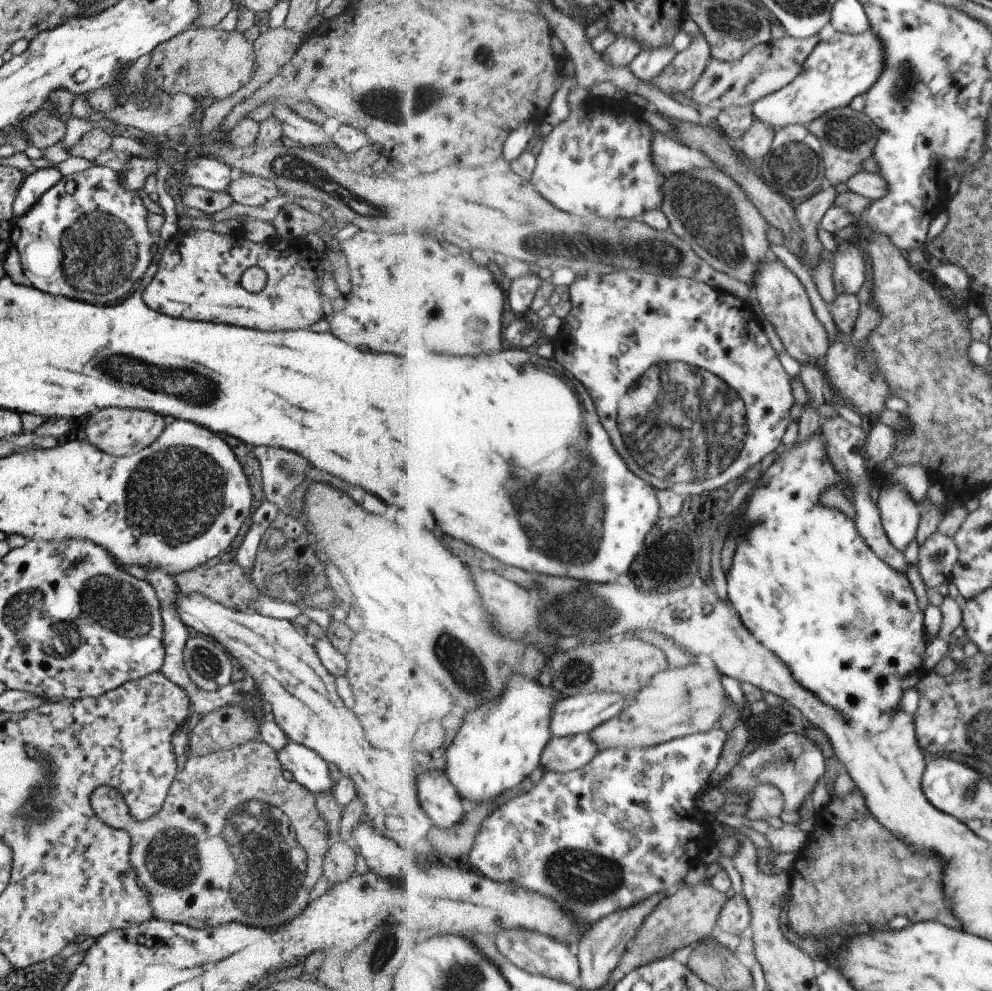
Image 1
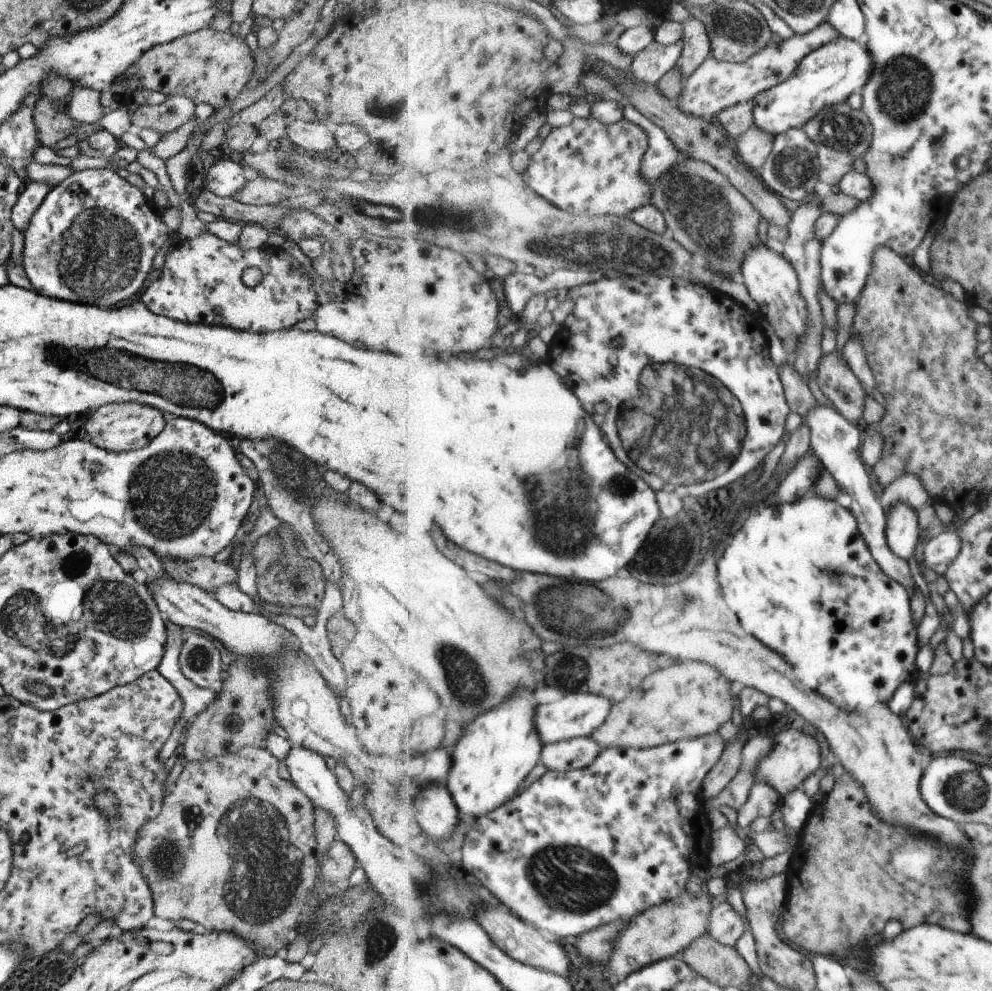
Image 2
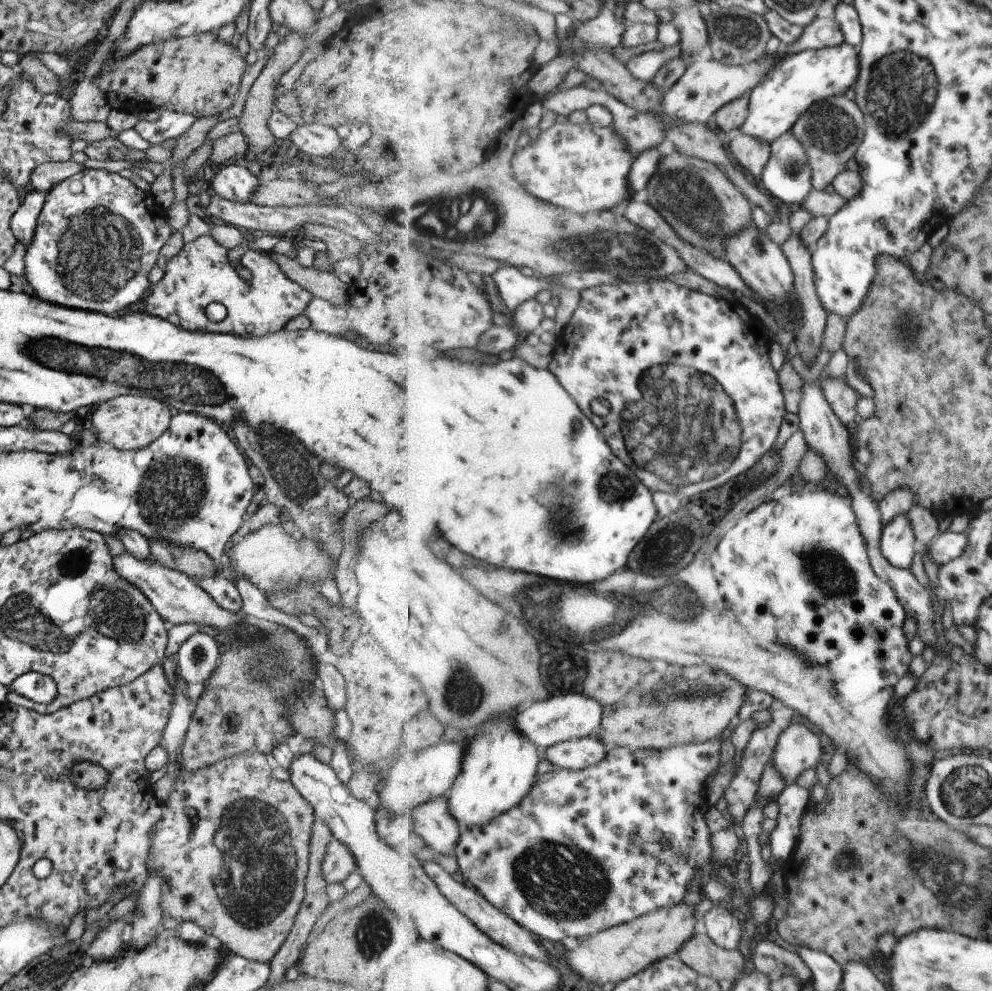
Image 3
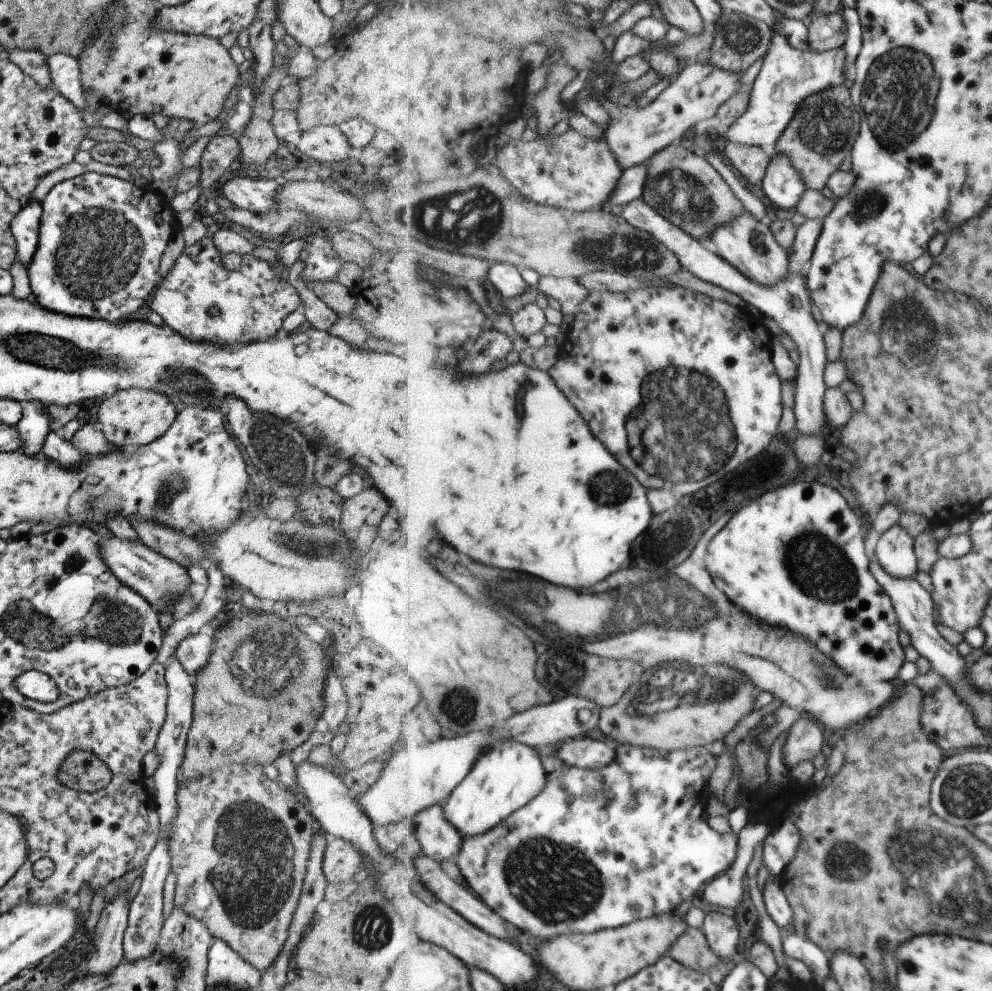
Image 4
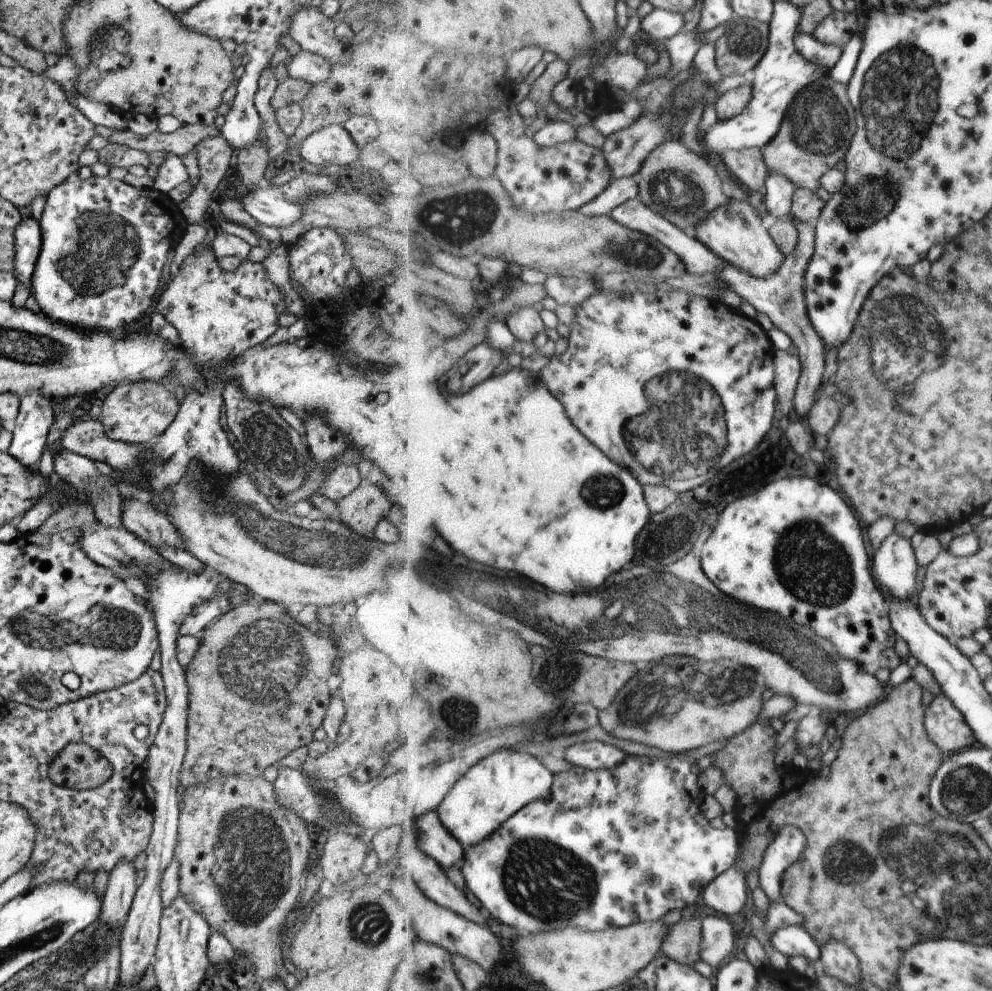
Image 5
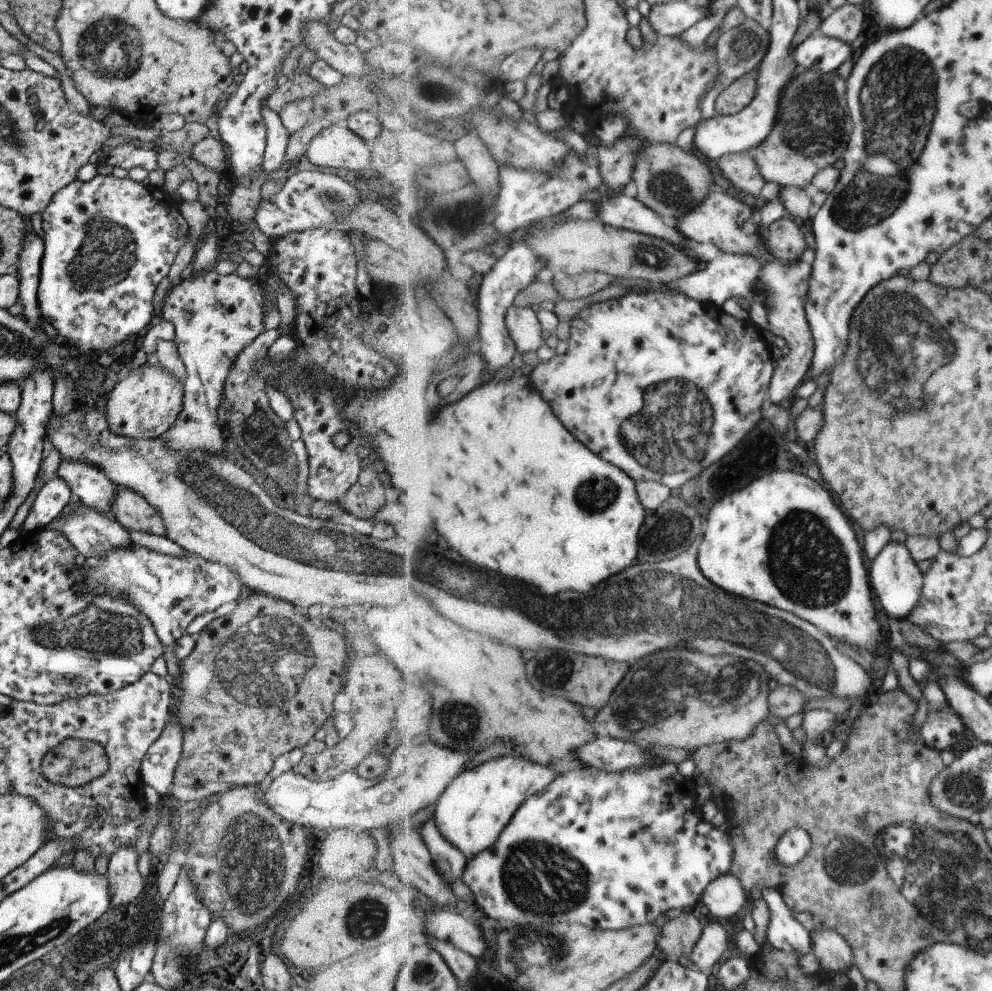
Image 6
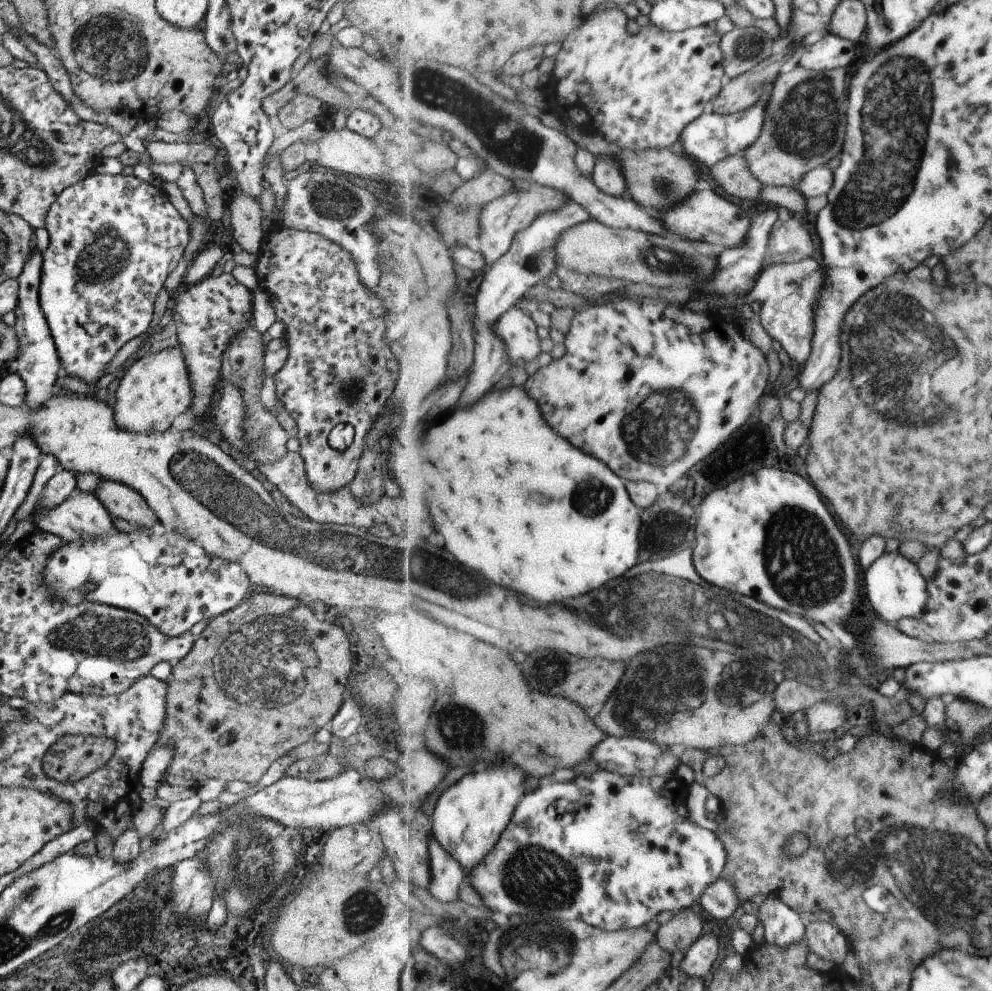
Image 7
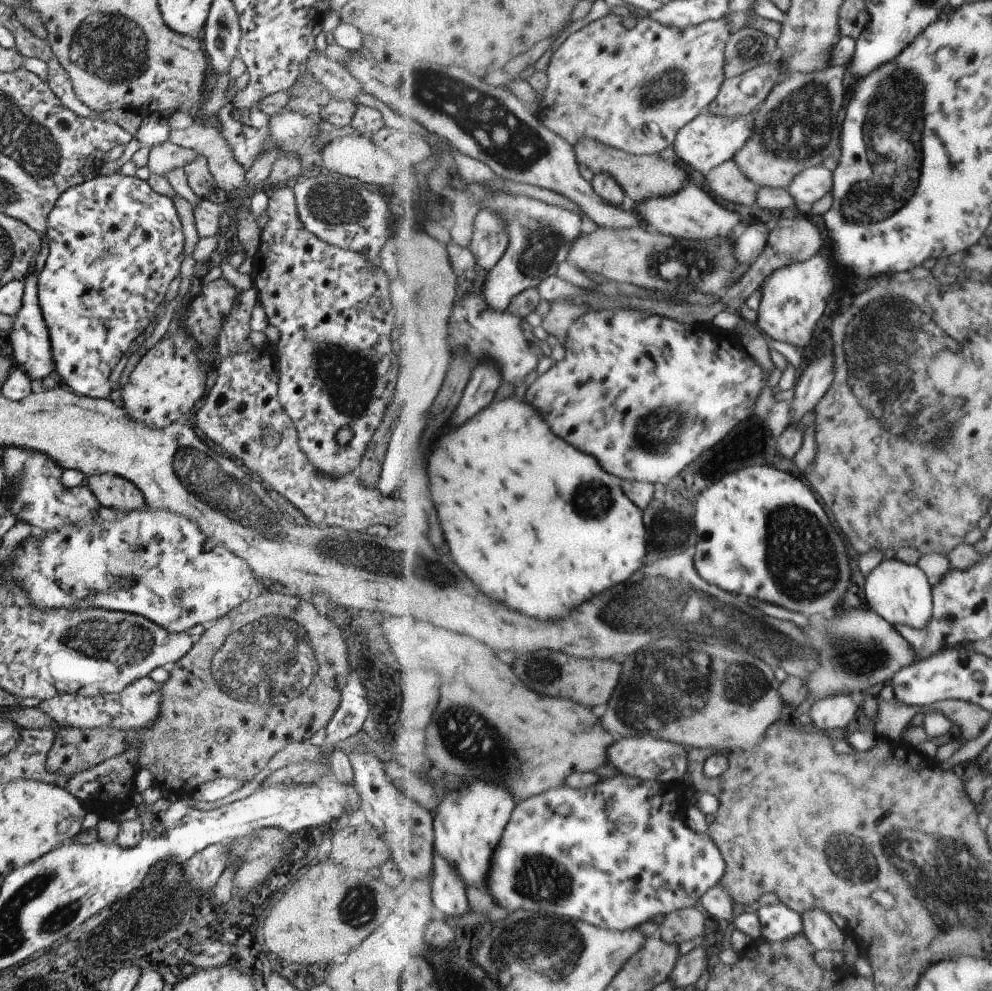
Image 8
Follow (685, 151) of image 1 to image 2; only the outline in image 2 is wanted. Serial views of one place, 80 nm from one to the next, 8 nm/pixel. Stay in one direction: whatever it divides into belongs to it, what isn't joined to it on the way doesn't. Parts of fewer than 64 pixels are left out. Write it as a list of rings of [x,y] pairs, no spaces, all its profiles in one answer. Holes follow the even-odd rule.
[[[627,102],[624,106],[624,116],[634,123],[640,124],[650,136],[650,147],[642,164],[642,173],[655,184],[659,177],[674,170],[689,156],[684,153],[670,138],[664,128],[649,120],[639,109]]]

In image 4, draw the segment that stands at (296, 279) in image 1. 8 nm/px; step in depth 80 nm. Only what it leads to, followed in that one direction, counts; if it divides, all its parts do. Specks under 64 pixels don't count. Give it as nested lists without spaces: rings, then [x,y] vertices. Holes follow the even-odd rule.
[[[203,237],[195,244],[185,247],[177,257],[160,284],[155,286],[147,300],[150,310],[154,310],[171,330],[190,341],[200,343],[250,343],[272,337],[282,326],[282,320],[293,311],[302,308],[299,293],[286,279],[278,277],[276,270],[259,260],[253,253],[241,255],[239,270],[230,271],[221,263],[221,253],[212,245],[212,239]],[[217,306],[218,316],[209,316],[209,308]]]

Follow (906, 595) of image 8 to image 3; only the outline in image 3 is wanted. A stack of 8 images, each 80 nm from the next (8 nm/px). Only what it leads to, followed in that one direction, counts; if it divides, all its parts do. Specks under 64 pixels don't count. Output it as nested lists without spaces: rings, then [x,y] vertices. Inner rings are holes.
[[[906,513],[898,515],[892,523],[885,526],[882,535],[882,552],[893,564],[909,569],[915,558],[915,530]]]

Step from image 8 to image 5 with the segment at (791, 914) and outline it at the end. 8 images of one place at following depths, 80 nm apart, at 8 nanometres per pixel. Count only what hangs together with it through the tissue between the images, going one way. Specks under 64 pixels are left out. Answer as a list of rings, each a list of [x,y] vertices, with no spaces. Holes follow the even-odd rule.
[[[787,825],[767,847],[759,867],[759,883],[769,900],[783,899],[782,876],[803,856],[807,843],[808,838],[801,828]],[[801,925],[783,927],[771,936],[771,940],[774,948],[788,958],[805,957],[819,963],[821,945]]]

